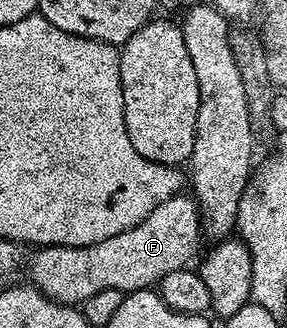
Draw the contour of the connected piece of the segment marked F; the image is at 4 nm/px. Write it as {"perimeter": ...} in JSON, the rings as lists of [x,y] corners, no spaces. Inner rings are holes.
{"perimeter":[[[181,192],[156,206],[142,224],[138,224],[133,230],[118,232],[118,236],[110,236],[110,240],[102,240],[89,246],[45,246],[37,249],[36,255],[33,258],[31,255],[26,262],[27,281],[50,300],[64,306],[79,307],[86,300],[90,300],[90,296],[106,292],[106,288],[131,292],[155,287],[162,280],[162,276],[185,269],[191,263],[188,261],[197,257],[196,249],[200,246],[200,240],[202,241],[200,208],[194,197]]]}

